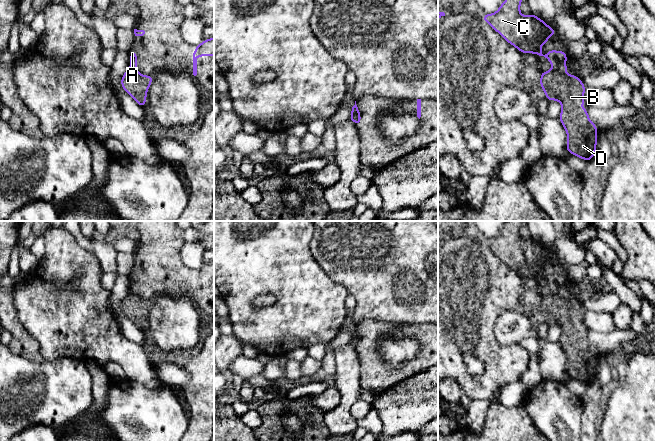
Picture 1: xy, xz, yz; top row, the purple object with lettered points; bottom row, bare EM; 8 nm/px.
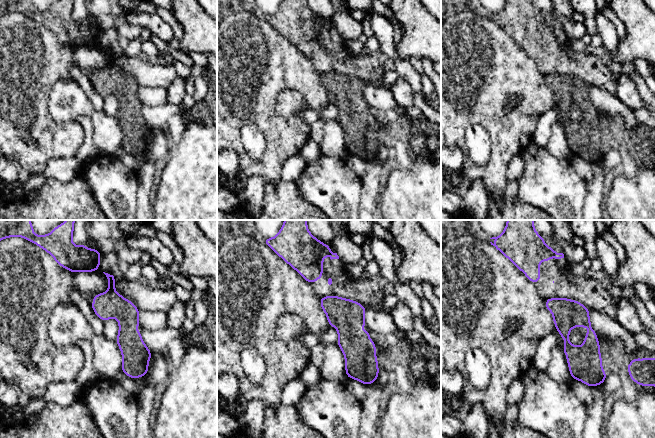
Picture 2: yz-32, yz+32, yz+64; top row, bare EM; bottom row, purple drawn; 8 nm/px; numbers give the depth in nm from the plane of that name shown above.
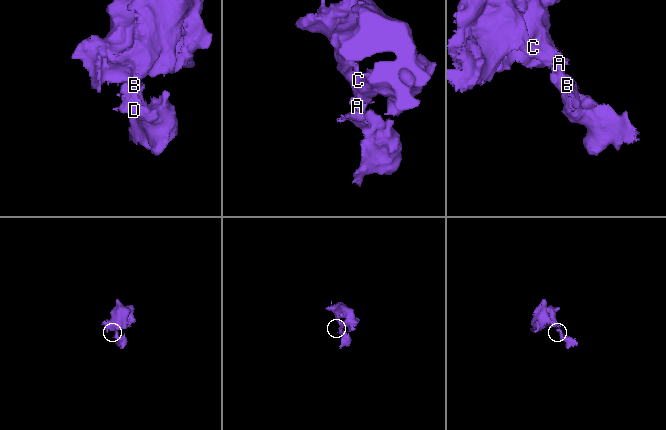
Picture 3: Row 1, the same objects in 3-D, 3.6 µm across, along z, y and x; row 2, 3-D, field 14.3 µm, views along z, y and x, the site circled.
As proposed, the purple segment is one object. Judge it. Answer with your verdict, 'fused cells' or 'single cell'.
fused cells

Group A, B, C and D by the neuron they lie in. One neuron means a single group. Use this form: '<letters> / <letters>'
A C / B D

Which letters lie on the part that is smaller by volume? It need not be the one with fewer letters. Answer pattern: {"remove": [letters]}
{"remove": ["B", "D"]}

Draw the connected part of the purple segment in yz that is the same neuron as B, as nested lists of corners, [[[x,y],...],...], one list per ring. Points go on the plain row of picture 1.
[[[550,294],[540,297],[540,309],[548,325],[558,324],[562,334],[559,343],[567,356],[567,372],[570,378],[585,385],[591,384],[596,375],[597,350],[591,346],[585,328],[583,306],[576,299]]]

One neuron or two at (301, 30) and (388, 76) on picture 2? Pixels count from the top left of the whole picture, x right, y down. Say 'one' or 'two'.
two

